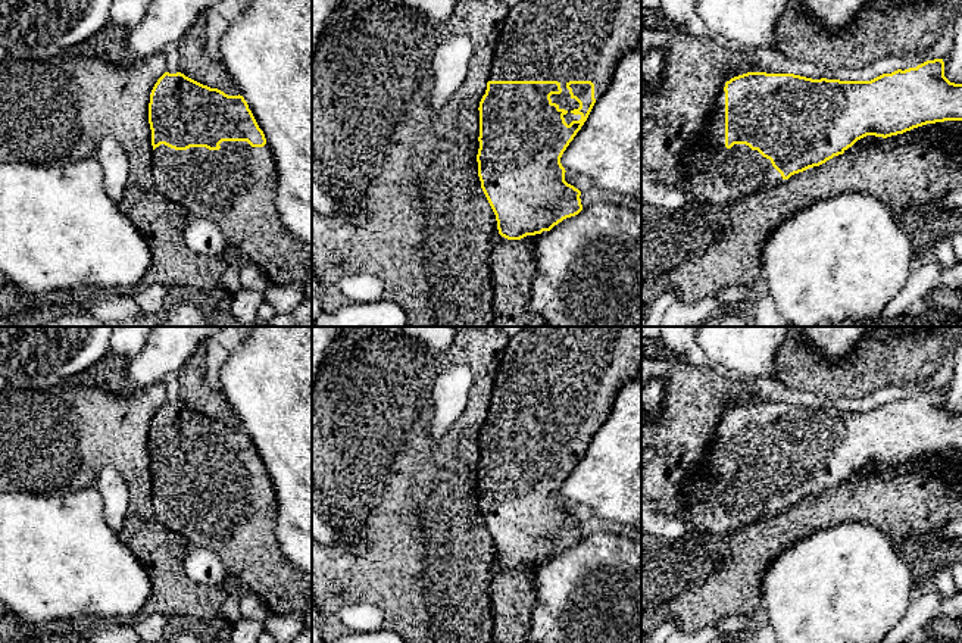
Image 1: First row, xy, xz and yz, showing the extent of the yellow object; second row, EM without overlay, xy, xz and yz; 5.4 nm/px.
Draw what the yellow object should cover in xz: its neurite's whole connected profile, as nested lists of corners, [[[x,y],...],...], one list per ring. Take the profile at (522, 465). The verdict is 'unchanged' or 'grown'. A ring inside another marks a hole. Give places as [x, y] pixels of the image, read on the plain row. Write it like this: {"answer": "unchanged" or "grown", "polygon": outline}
{"answer": "grown", "polygon": [[[525,327],[512,335],[505,347],[502,362],[496,371],[491,403],[485,424],[480,431],[480,478],[477,484],[481,518],[496,544],[499,564],[507,569],[521,569],[527,565],[550,561],[566,547],[582,540],[581,521],[565,511],[565,497],[560,487],[577,462],[587,450],[594,433],[606,422],[613,400],[621,388],[641,377],[641,327]]]}

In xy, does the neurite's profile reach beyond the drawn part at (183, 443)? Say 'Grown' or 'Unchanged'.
Grown

